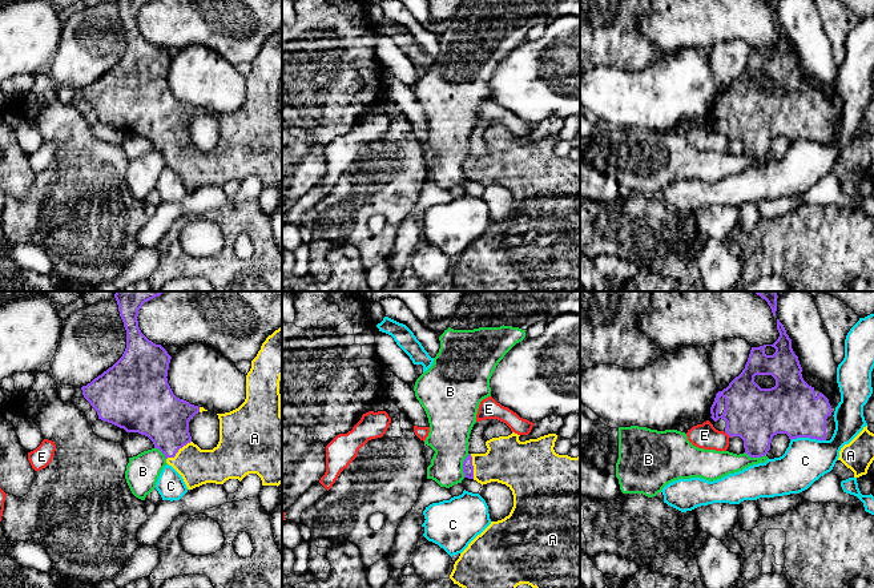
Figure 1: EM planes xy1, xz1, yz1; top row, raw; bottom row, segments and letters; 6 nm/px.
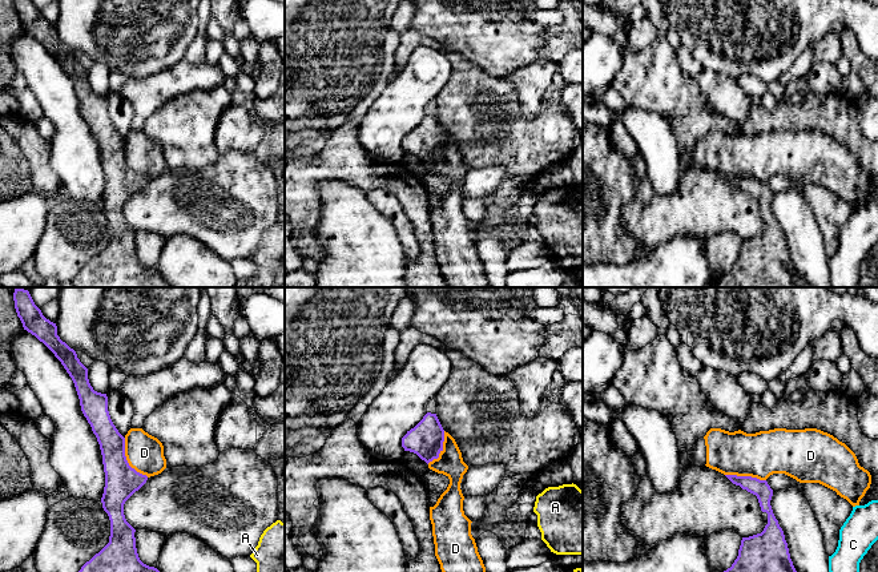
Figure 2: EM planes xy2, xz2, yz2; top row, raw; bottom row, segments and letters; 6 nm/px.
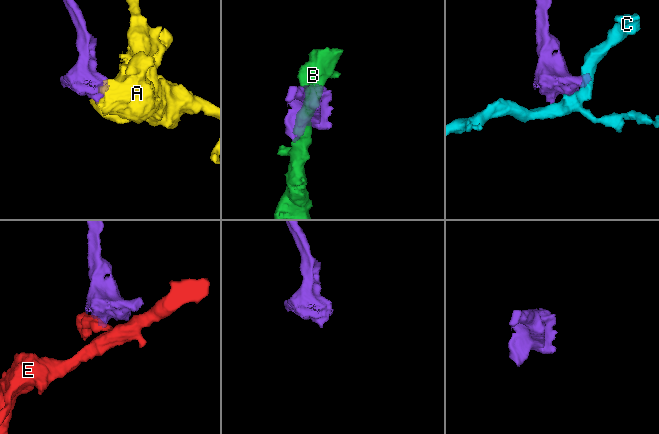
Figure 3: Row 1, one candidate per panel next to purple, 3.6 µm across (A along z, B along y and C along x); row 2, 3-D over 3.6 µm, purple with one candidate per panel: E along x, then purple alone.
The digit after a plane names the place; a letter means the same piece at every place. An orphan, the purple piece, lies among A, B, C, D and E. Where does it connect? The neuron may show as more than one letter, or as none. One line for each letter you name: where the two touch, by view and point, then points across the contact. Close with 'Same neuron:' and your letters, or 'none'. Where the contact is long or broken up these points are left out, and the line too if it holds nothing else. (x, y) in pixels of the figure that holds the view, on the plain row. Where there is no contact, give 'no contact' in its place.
A: contact xy1 (177, 153)
Same neuron: A

